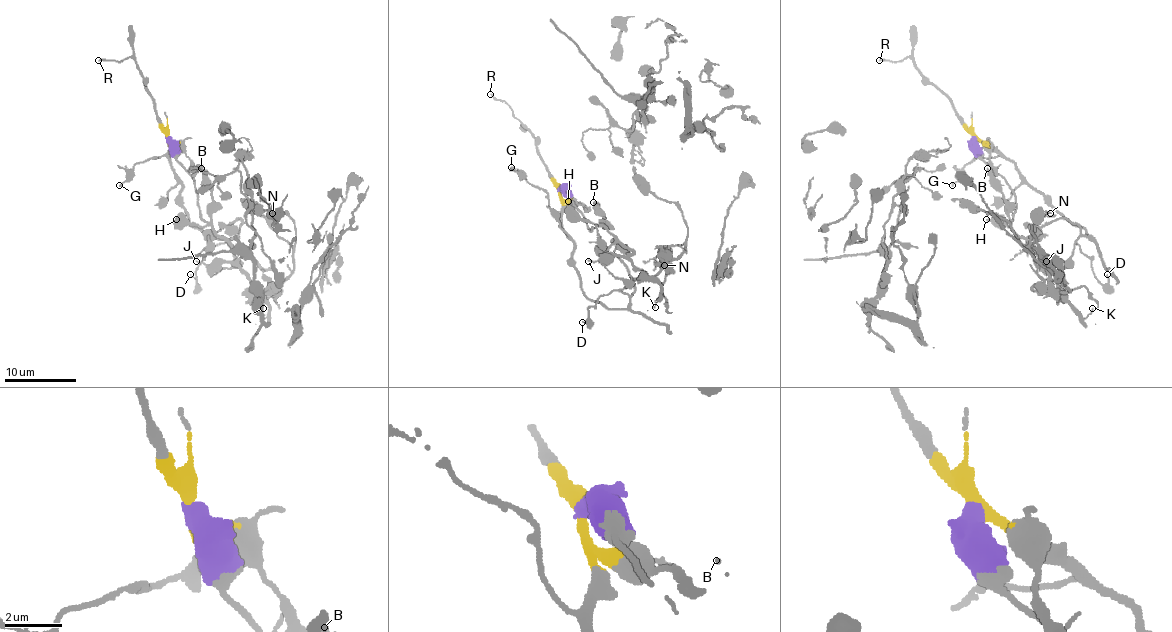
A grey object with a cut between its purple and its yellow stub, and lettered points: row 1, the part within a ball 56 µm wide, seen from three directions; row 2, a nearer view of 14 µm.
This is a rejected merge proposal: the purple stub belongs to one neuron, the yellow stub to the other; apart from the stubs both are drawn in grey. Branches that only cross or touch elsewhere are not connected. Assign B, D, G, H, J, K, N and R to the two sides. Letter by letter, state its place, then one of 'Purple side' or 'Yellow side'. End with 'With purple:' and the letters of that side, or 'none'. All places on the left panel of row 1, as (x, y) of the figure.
B: Place: (201, 168). Purple side
D: Place: (190, 274). Yellow side
G: Place: (119, 185). Yellow side
H: Place: (176, 219). Purple side
J: Place: (196, 261). Purple side
K: Place: (263, 308). Purple side
N: Place: (272, 213). Purple side
R: Place: (98, 60). Yellow side
With purple: B, H, J, K, N

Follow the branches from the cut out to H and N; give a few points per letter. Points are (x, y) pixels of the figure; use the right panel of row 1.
H: (975, 138), (977, 153), (1005, 180), (1016, 205), (1009, 227), (986, 220)
N: (975, 138), (977, 153), (1014, 194), (1011, 227), (1061, 292), (1047, 286), (1029, 247), (1034, 221), (1051, 212)

